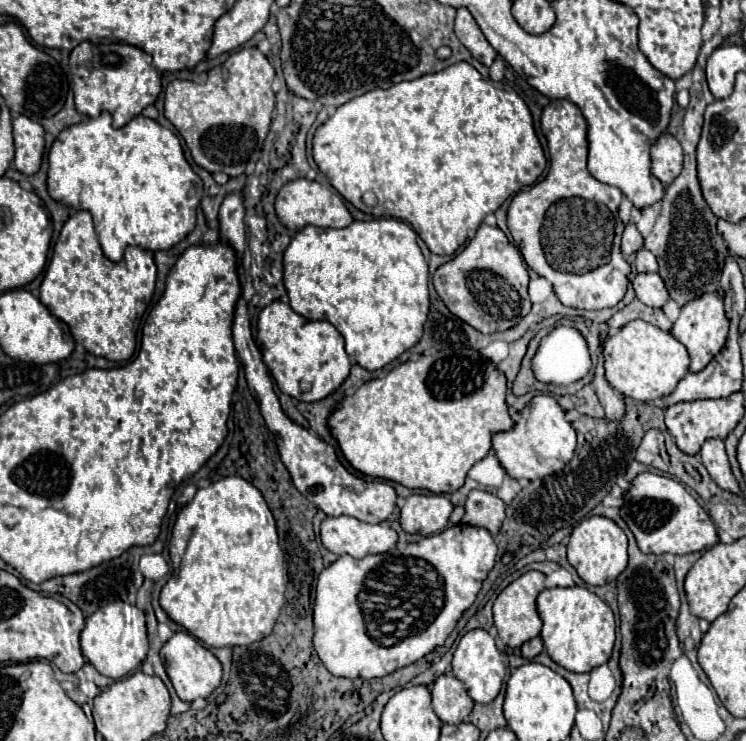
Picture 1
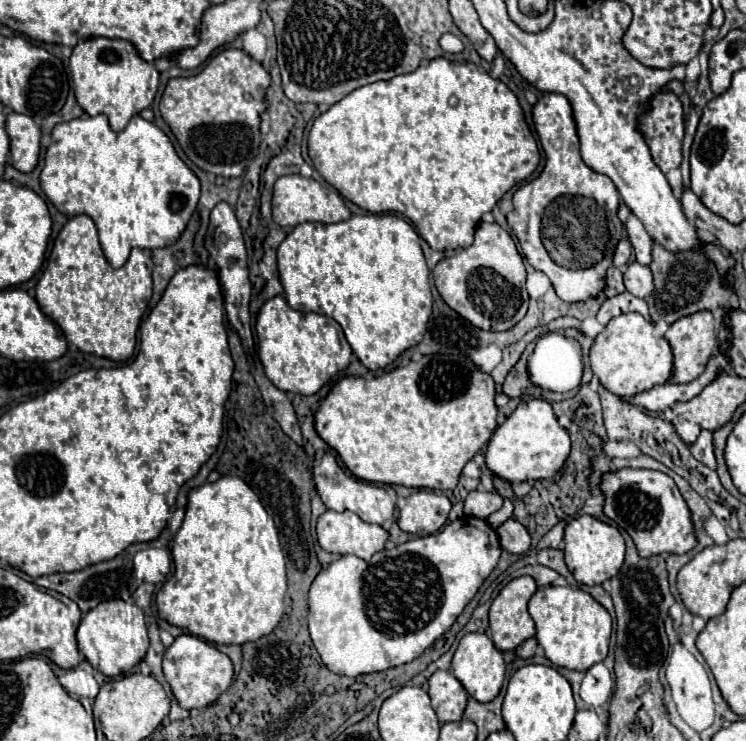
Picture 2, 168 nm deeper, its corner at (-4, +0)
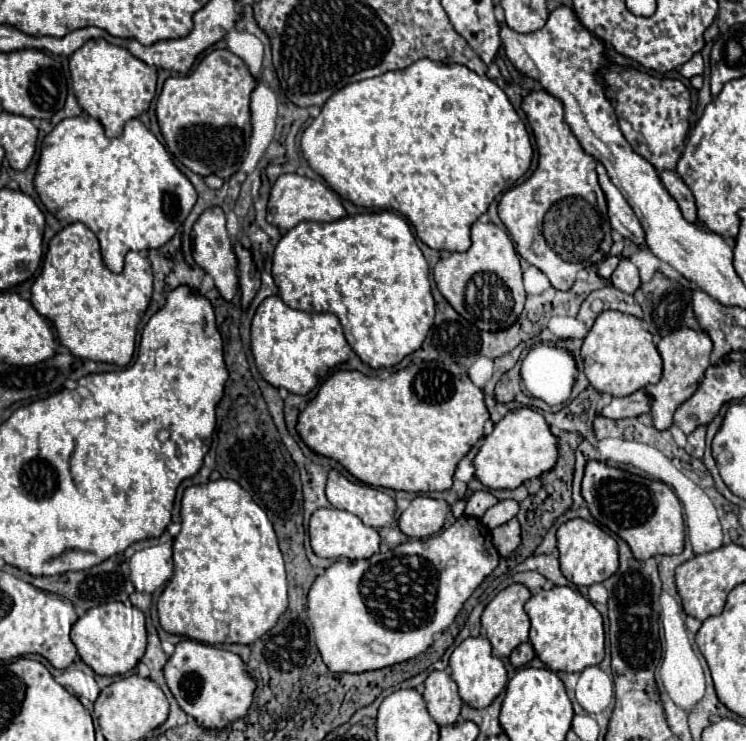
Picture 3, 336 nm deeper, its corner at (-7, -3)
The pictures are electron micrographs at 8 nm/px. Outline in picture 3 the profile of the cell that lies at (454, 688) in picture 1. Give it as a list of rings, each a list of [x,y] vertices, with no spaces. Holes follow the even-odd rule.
[[[432,671],[424,681],[424,701],[432,719],[438,725],[452,725],[460,717],[462,699],[458,693],[458,685],[446,671]]]

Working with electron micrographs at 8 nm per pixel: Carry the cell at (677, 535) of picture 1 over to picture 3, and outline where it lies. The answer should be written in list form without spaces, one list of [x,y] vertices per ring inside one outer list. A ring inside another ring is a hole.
[[[588,461],[582,495],[592,517],[606,529],[620,535],[636,555],[644,561],[656,555],[678,555],[684,551],[684,517],[676,493],[658,479],[644,479],[628,471],[610,467],[602,461]]]

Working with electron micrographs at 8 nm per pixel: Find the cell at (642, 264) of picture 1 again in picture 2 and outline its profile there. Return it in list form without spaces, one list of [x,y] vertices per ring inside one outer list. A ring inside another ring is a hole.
[[[623,202],[619,204],[617,216],[619,216],[619,220],[623,222],[623,226],[625,226],[625,230],[627,230],[627,236],[629,236],[629,242],[631,242],[633,250],[635,250],[637,262],[643,264],[643,266],[649,266],[653,240],[651,240],[651,236],[645,232],[641,220],[637,220],[637,216],[633,216],[631,210],[629,210]]]

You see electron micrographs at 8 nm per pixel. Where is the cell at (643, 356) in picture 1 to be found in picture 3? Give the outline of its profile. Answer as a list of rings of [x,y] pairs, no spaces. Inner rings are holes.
[[[604,311],[604,315],[596,319],[584,339],[580,355],[590,385],[600,393],[610,393],[612,397],[632,395],[646,385],[658,383],[662,377],[662,357],[652,341],[652,333],[642,327],[638,317],[620,311]]]

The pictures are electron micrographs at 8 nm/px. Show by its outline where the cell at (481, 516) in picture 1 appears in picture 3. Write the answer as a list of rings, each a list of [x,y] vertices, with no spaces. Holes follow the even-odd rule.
[[[476,491],[468,503],[466,503],[466,513],[470,517],[476,517],[476,519],[482,519],[482,515],[486,513],[486,509],[490,509],[492,505],[496,505],[498,499],[494,495],[490,495],[488,491]]]

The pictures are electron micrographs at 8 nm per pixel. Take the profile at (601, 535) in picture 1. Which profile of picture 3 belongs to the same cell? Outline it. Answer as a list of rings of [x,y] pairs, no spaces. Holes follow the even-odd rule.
[[[570,519],[560,525],[558,551],[560,551],[560,569],[564,571],[564,577],[578,587],[602,583],[618,571],[618,543],[616,543],[616,539],[586,519]]]

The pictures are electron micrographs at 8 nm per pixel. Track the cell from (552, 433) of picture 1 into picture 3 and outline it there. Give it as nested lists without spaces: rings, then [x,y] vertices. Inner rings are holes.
[[[530,407],[510,411],[502,421],[496,423],[494,431],[484,437],[484,443],[474,459],[476,477],[490,489],[516,489],[518,485],[540,477],[554,469],[558,461],[558,439],[550,431],[550,425]]]

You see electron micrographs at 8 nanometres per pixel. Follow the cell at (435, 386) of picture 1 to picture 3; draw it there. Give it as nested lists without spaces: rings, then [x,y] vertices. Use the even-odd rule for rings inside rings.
[[[420,361],[414,363],[406,369],[400,369],[392,373],[388,379],[376,379],[376,377],[366,377],[360,371],[336,371],[330,375],[318,395],[308,403],[308,407],[300,413],[298,417],[298,433],[306,441],[308,447],[312,447],[316,453],[324,457],[336,459],[350,475],[354,475],[358,481],[368,483],[372,487],[386,487],[386,489],[402,489],[402,491],[414,491],[414,493],[428,493],[428,491],[446,491],[452,487],[452,477],[456,473],[456,467],[460,459],[484,437],[484,423],[490,419],[490,413],[484,405],[484,391],[472,383],[468,377],[468,371],[458,365],[458,363],[440,363],[440,361]]]

